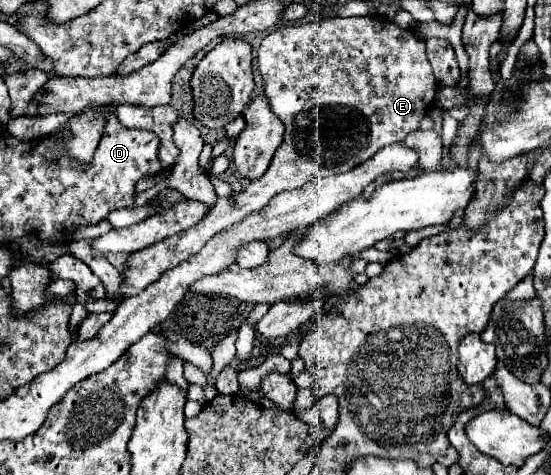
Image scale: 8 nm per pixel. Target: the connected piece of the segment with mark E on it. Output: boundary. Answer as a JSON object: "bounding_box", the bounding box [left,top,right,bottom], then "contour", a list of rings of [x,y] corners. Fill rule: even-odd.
{"bounding_box":[124,16,438,296],"contour":[[[376,16],[324,18],[310,24],[282,24],[262,40],[258,48],[258,68],[264,78],[264,92],[270,100],[270,110],[286,126],[284,144],[276,150],[266,174],[252,180],[244,192],[218,198],[208,214],[196,226],[184,230],[184,234],[176,234],[164,242],[148,246],[148,250],[132,254],[128,260],[128,274],[124,274],[124,296],[138,294],[144,290],[144,286],[156,282],[160,274],[198,254],[214,234],[264,208],[272,196],[284,190],[300,188],[312,178],[348,172],[372,158],[384,146],[402,140],[408,132],[418,128],[424,112],[434,104],[438,90],[432,66],[426,58],[424,38],[420,38],[414,30],[404,30],[398,24]]]}

